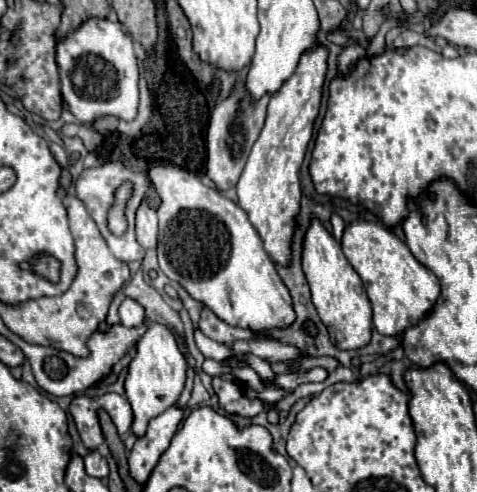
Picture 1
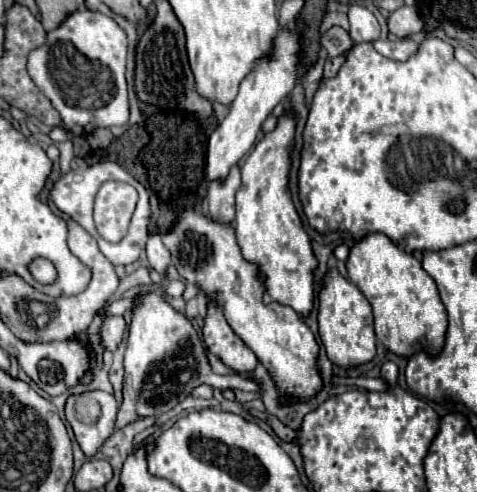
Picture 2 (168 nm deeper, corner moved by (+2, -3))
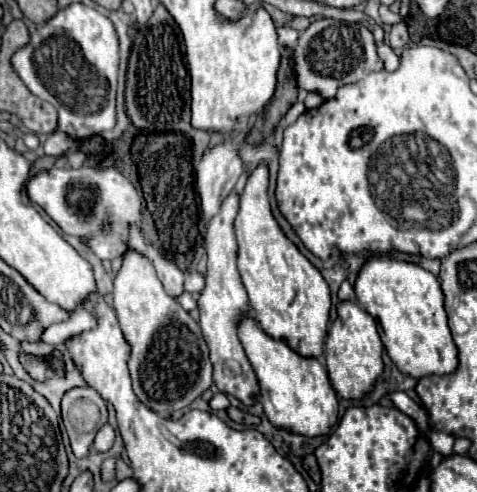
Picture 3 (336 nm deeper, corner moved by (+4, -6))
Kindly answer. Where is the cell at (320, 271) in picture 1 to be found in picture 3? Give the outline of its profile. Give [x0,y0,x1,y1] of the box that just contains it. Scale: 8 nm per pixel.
[326,300,382,398]

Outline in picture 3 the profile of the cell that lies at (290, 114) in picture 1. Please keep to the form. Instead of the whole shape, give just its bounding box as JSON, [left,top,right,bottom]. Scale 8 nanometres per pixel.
[234,164,330,356]

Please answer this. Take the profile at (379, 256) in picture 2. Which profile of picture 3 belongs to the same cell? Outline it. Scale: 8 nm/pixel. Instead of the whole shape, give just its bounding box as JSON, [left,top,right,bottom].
[354,258,458,378]

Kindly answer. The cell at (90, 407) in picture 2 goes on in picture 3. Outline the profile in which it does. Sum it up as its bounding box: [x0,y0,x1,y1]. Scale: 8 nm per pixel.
[62,388,108,458]

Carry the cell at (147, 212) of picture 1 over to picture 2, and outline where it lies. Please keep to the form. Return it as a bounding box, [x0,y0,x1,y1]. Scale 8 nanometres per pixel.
[146,235,170,277]

